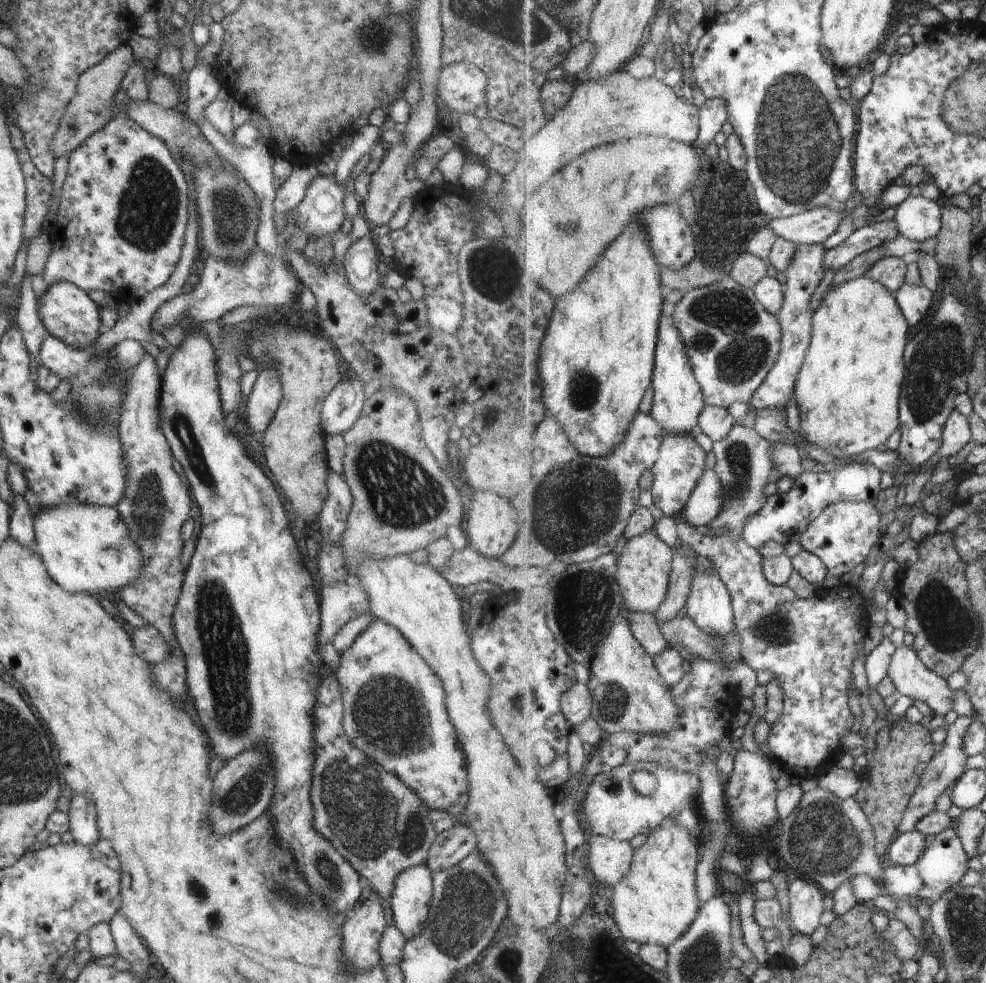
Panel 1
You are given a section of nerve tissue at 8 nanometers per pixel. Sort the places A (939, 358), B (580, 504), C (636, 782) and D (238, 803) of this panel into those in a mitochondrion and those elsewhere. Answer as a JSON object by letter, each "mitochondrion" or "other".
{"A":"mitochondrion","B":"mitochondrion","C":"mitochondrion","D":"mitochondrion"}

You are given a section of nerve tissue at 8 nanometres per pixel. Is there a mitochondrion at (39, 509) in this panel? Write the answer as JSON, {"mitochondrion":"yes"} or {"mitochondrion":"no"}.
{"mitochondrion":"no"}

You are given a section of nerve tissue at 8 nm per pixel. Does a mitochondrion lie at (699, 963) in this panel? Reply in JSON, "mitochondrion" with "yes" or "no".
{"mitochondrion":"yes"}

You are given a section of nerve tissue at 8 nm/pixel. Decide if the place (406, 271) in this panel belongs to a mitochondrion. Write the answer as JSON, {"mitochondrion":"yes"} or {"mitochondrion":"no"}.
{"mitochondrion":"no"}

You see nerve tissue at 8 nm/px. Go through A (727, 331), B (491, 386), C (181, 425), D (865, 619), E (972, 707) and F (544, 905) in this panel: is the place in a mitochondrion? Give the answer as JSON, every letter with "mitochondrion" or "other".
{"A":"mitochondrion","B":"other","C":"mitochondrion","D":"other","E":"other","F":"other"}

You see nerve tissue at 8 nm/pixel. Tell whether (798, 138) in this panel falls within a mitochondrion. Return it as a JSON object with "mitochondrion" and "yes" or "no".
{"mitochondrion":"yes"}

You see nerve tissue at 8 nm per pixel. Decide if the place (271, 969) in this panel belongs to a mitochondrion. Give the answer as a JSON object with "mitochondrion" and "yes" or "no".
{"mitochondrion":"no"}

